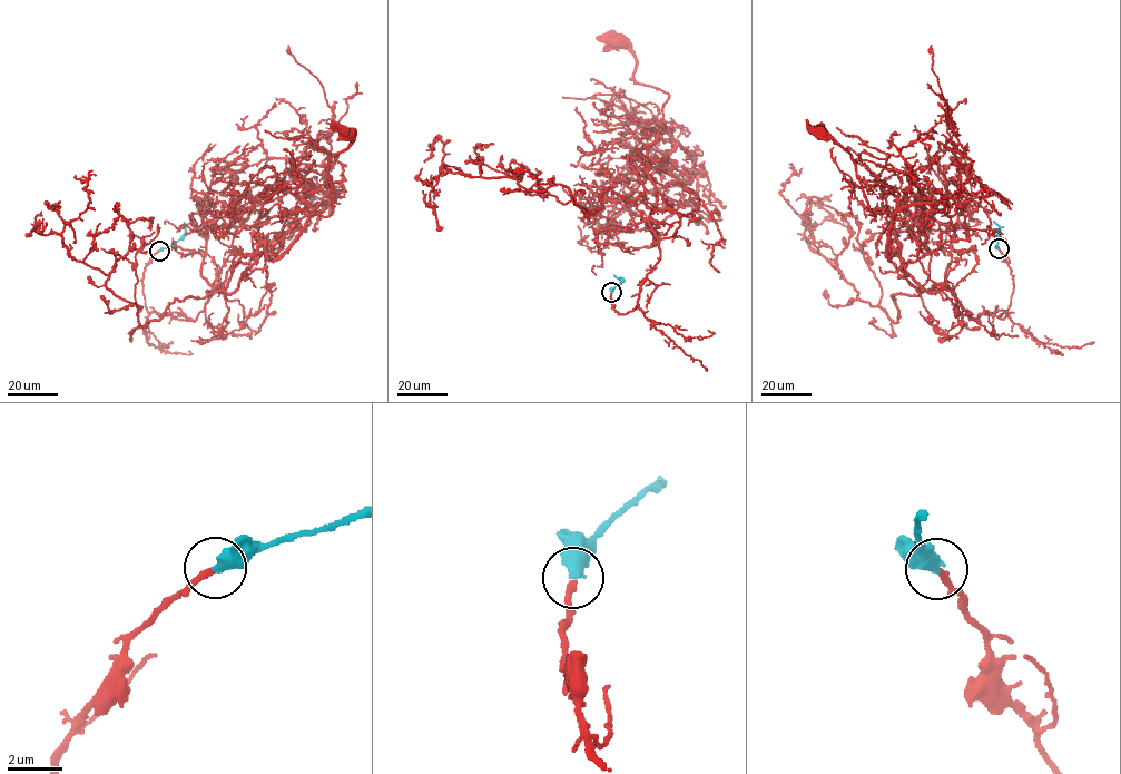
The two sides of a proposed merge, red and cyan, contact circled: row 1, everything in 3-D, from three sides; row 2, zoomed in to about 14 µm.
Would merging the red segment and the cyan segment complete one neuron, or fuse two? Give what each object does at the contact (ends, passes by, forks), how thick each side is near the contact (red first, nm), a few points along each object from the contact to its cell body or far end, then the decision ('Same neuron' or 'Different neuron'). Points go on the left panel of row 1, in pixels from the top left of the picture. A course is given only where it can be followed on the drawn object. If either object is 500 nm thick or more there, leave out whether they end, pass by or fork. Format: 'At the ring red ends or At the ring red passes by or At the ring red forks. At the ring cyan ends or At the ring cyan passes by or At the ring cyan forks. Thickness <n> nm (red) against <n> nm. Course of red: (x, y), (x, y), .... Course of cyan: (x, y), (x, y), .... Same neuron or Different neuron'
At the ring red ends. At the ring cyan ends. Thickness 240 nm (red) against 480 nm. Course of red: (159, 251), (146, 307), (195, 320), (331, 213), (346, 135). Course of cyan: (159, 251), (180, 238), (185, 232), (184, 222). Same neuron

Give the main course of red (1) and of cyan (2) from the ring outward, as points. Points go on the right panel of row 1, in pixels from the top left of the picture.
1: (999, 248), (1006, 311), (923, 290), (819, 134)
2: (999, 248), (1000, 227), (993, 221)

